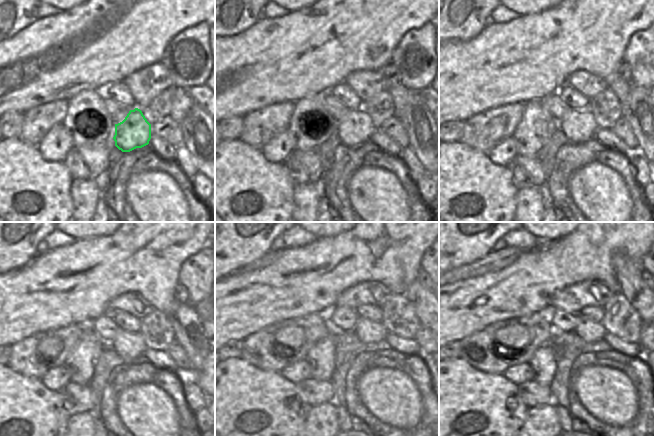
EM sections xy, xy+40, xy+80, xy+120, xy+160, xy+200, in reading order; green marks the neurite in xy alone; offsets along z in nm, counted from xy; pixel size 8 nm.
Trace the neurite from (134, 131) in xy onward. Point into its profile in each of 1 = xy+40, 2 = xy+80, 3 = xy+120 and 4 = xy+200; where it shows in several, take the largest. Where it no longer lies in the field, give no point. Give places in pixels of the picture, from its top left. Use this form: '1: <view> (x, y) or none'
1: xy+40 (356, 127)
2: xy+80 (578, 125)
3: xy+120 (130, 346)
4: xy+200 (590, 331)

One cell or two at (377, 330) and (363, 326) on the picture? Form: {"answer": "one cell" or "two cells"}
{"answer": "one cell"}

